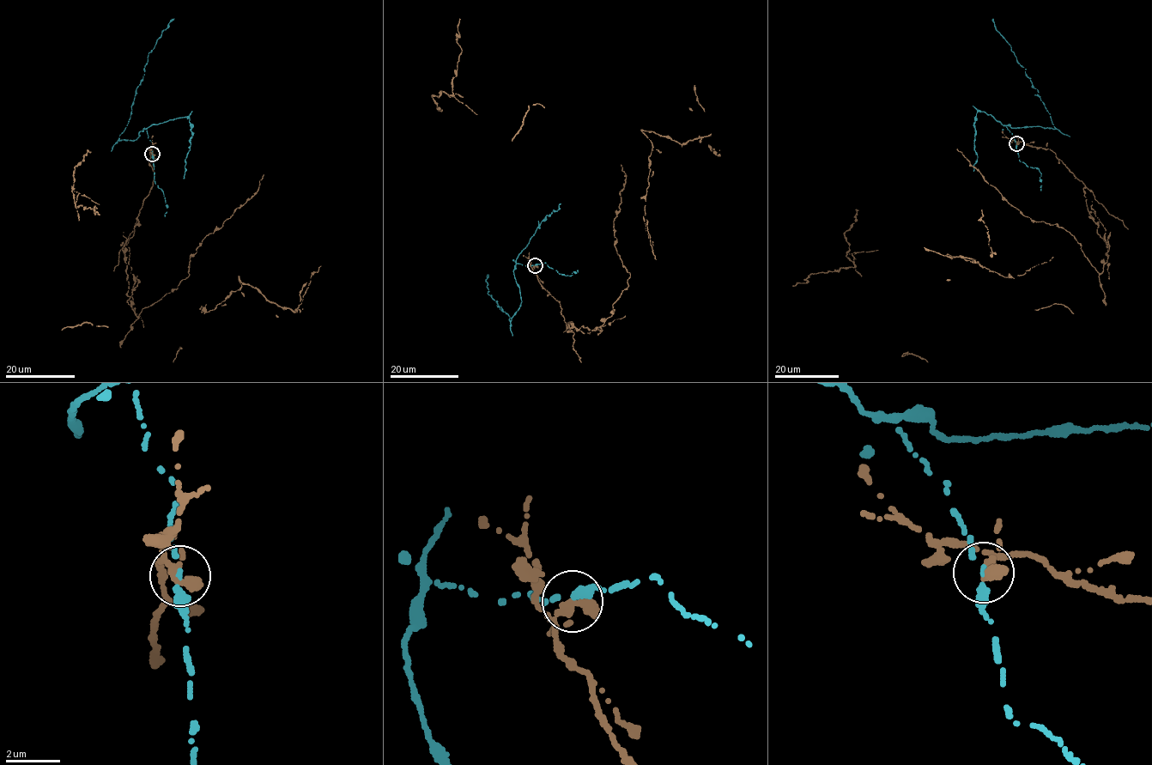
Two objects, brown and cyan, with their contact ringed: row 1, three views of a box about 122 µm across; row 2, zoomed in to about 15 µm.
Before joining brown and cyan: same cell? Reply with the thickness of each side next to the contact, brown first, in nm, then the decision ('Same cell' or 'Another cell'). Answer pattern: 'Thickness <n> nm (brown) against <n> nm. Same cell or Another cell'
Thickness 320 nm (brown) against 280 nm. Another cell

